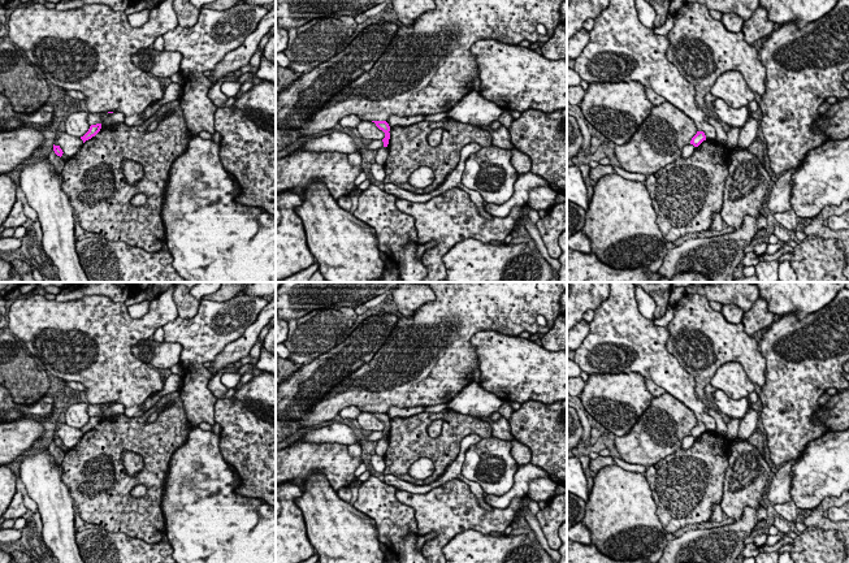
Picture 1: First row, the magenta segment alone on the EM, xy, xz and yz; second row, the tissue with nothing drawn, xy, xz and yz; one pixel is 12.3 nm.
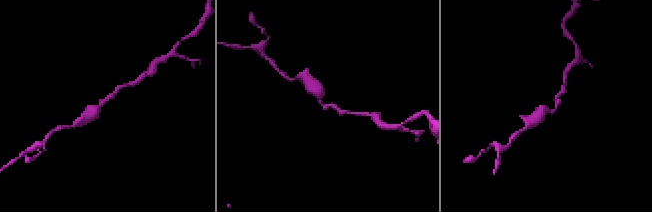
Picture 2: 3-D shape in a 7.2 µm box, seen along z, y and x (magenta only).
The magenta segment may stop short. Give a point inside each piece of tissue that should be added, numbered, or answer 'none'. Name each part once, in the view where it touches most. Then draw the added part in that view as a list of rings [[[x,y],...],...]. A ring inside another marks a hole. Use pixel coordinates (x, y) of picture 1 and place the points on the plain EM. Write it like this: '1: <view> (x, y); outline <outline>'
none

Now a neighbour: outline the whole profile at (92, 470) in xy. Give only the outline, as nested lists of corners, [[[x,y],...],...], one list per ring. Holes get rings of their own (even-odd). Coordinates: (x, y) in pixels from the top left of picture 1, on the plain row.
[[[174,391],[159,399],[143,416],[127,417],[125,413],[103,417],[100,423],[86,432],[81,441],[65,452],[60,464],[62,482],[69,488],[73,506],[85,523],[100,525],[111,533],[125,533],[129,537],[148,543],[163,541],[165,521],[163,497],[170,458],[181,447],[191,429],[181,391]],[[131,451],[144,460],[142,471],[135,476],[126,473],[122,454]],[[137,486],[147,488],[144,497],[135,498],[130,491]]]

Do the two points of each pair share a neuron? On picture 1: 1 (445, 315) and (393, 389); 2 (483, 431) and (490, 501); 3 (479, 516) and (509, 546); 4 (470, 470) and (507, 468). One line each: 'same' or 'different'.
1: same
2: different
3: different
4: same

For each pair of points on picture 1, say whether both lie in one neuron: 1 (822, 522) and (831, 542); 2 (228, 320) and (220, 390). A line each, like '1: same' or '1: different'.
1: different
2: different

